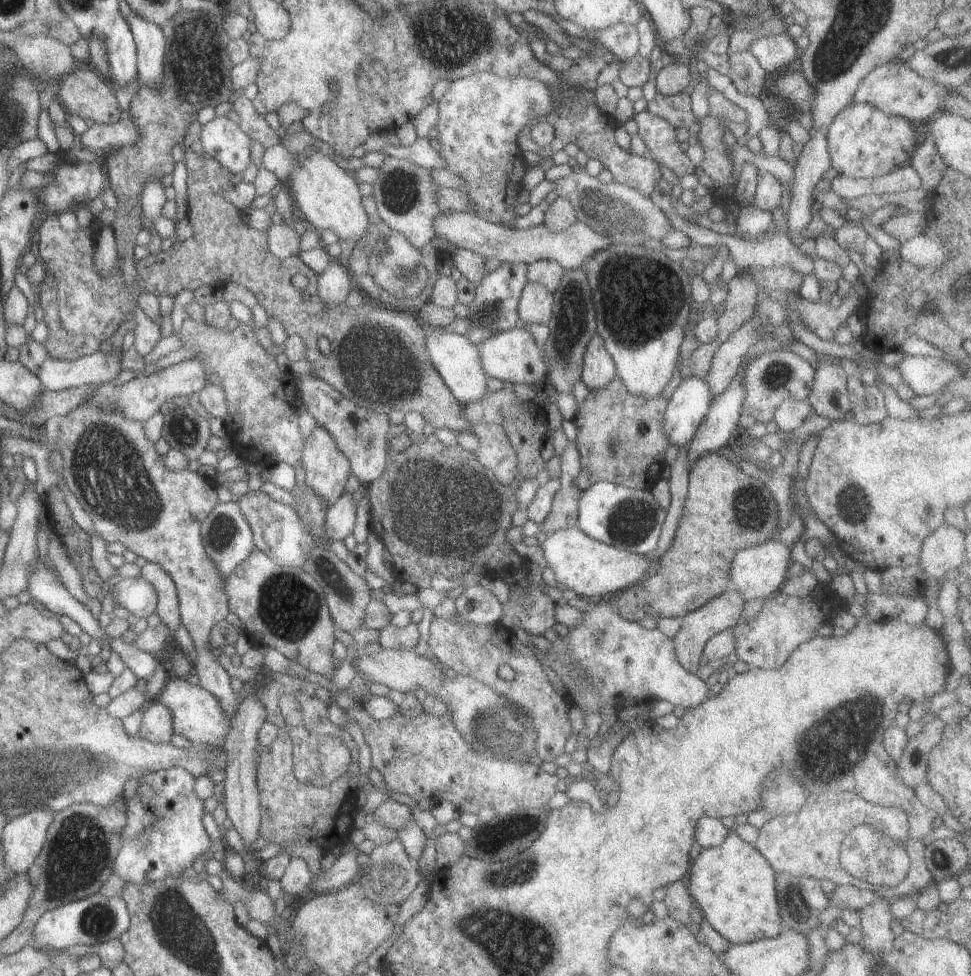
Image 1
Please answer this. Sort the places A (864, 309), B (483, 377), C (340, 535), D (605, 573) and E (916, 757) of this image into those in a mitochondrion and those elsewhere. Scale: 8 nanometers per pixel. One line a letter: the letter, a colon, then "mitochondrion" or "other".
A: other
B: other
C: other
D: other
E: other

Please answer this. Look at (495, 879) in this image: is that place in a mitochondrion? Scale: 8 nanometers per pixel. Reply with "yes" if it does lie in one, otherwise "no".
yes

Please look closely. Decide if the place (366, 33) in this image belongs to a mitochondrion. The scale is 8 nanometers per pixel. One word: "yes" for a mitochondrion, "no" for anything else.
no

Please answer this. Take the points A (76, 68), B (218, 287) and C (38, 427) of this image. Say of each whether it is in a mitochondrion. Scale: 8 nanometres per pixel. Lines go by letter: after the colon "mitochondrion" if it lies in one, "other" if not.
A: other
B: other
C: other

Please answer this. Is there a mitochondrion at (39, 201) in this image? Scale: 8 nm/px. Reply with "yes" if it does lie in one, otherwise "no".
no

